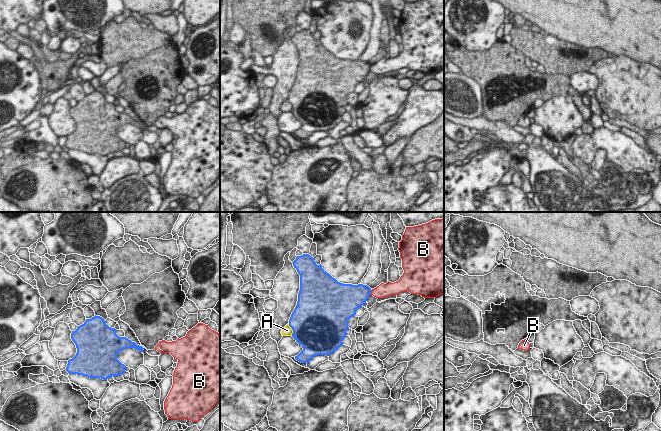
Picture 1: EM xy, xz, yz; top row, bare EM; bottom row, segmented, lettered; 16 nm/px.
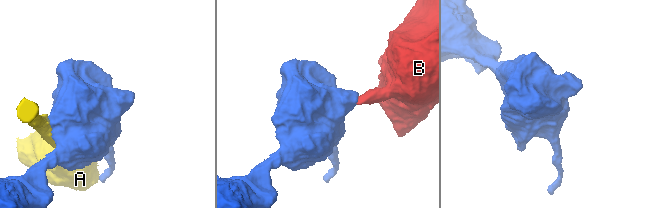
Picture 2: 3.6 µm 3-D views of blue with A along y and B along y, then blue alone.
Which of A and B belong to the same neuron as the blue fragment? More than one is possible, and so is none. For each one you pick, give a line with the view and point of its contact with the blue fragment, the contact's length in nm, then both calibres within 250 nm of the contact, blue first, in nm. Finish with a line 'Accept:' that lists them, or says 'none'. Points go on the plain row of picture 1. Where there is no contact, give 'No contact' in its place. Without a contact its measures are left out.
Accept: none

